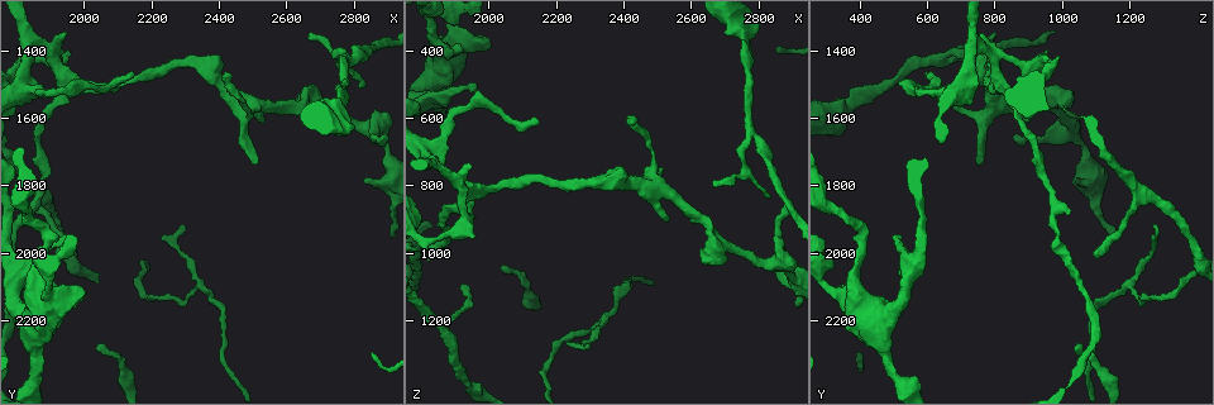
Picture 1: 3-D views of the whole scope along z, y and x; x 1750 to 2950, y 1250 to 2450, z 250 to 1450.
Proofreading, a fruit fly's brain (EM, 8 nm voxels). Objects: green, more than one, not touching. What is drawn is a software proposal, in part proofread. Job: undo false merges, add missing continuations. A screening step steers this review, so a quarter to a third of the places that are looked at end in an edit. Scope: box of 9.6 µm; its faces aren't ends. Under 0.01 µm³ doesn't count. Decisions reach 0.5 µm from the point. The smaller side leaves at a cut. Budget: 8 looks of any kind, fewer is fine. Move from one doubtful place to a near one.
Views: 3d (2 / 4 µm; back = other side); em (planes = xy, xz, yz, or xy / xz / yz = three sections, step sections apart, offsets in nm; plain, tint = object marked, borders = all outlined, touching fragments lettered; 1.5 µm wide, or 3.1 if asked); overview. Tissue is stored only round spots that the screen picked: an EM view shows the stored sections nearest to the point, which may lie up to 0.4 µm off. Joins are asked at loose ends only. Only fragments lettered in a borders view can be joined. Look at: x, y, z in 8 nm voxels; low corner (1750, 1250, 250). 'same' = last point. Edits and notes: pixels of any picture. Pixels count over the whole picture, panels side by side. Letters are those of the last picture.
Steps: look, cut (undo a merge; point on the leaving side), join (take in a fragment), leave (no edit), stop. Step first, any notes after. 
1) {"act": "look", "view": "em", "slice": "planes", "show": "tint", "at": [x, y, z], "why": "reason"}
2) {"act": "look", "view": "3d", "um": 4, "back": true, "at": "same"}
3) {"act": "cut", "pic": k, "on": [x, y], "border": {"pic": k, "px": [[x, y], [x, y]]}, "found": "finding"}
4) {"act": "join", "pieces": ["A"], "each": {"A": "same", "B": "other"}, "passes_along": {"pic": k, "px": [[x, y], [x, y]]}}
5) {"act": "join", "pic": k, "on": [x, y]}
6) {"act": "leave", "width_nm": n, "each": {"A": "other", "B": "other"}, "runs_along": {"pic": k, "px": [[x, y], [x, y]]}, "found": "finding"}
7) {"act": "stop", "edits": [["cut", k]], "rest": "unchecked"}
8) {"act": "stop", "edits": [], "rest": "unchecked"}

{"act": "look", "view": "3d", "um": 4, "at": [1960, 1980, 520]}

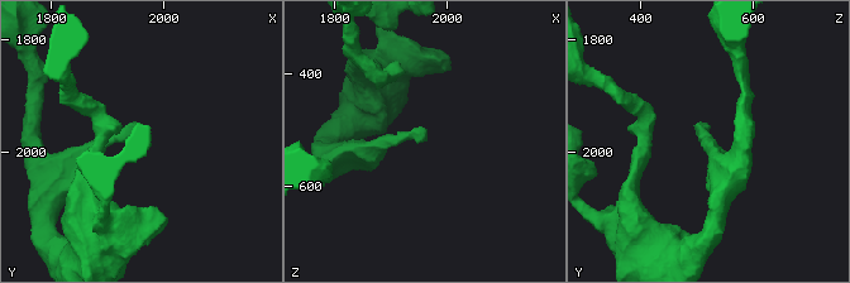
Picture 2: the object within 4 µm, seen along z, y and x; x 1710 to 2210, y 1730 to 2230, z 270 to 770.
{"act": "look", "view": "em", "slice": "yz", "step": 4, "show": "borders", "at": [1960, 1975, 510]}

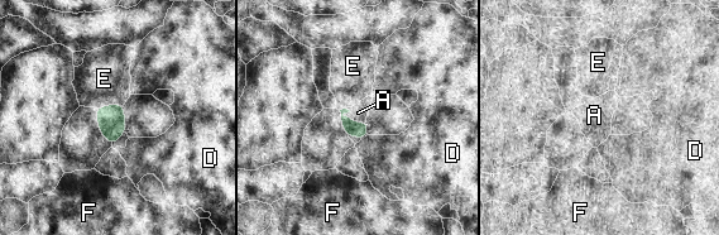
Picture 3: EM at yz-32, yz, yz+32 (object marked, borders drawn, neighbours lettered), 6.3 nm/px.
{"act": "join", "pieces": ["A"], "each": {"A": "same", "D": "other", "E": "other", "F": "other"}, "passes_along": {"pic": 3, "px": [[353, 129], [350, 119], [358, 113]]}, "found": "the cell continues"}

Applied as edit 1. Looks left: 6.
{"act": "look", "view": "3d", "um": 4, "back": true, "at": [2530, 1610, 910], "why": "free end"}

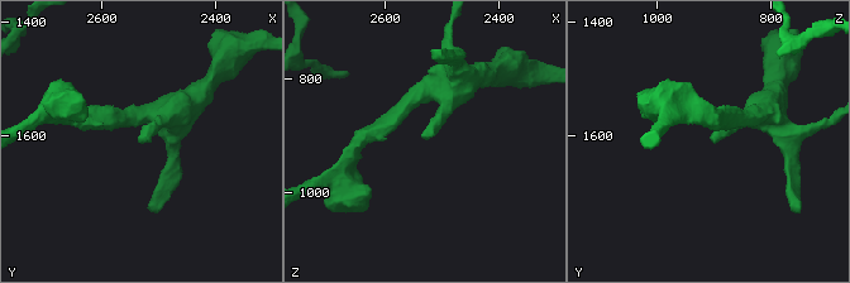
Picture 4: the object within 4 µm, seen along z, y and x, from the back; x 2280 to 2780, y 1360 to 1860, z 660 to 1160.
{"act": "look", "view": "em", "slice": "planes", "show": "tint", "at": [2530, 1615, 900], "why": "shape alone is not enough"}

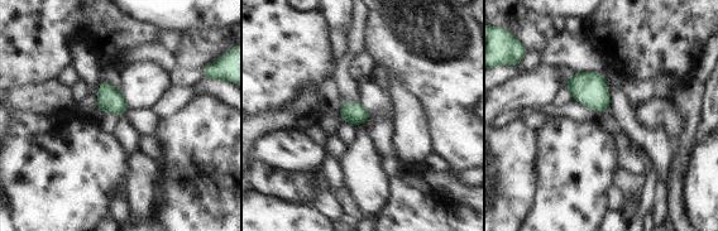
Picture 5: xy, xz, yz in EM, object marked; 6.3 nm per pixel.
{"act": "look", "view": "em", "slice": "planes", "show": "borders", "at": "same"}

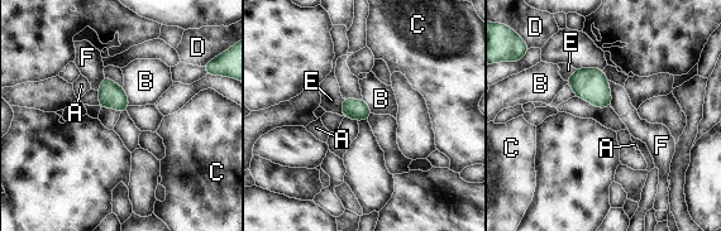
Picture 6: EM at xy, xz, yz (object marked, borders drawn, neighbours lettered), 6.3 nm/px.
{"act": "leave", "each": {"A": "other", "B": "other", "C": "other", "D": "other", "E": "other", "F": "other"}, "border": {"pic": 6, "px": [[122, 86], [129, 105]]}, "found": "none of them fits"}

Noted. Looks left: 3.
{"act": "look", "view": "3d", "um": 2, "back": true, "at": [2890, 1650, 850]}

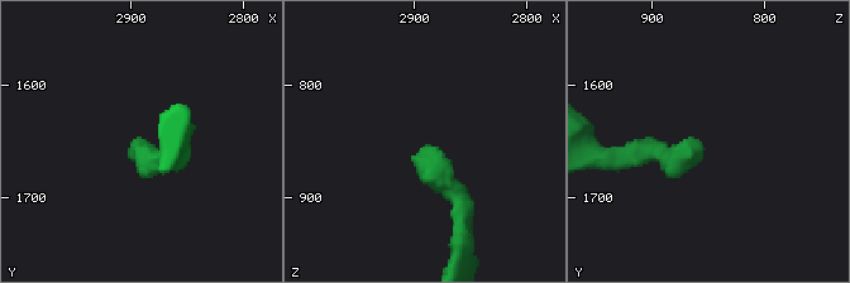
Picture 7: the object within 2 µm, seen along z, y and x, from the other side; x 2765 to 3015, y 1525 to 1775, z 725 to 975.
{"act": "look", "view": "em", "slice": "planes", "show": "borders", "at": [2882, 1654, 852]}

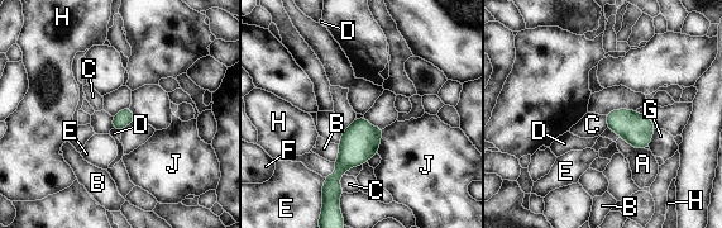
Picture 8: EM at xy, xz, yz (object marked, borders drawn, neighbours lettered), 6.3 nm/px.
{"act": "leave", "width_nm": 100, "each": {"A": "other", "B": "other", "C": "other", "D": "other", "E": "other", "F": "other", "G": "other", "H": "other", "J": "other"}, "border": {"pic": 8, "px": [[343, 174], [339, 185], [344, 191]]}, "found": "none of them fits"}

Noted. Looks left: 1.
{"act": "stop", "edits": [["join", 3]], "rest": "unchecked"}

